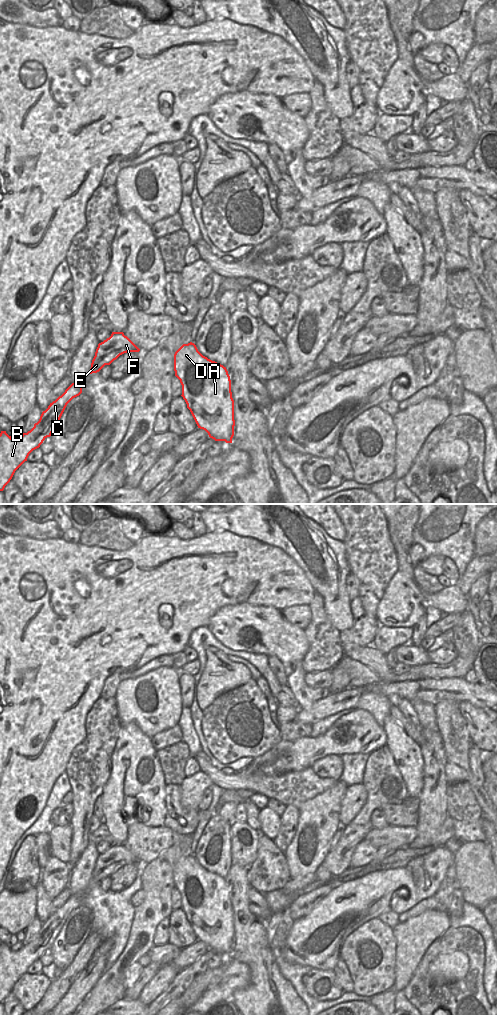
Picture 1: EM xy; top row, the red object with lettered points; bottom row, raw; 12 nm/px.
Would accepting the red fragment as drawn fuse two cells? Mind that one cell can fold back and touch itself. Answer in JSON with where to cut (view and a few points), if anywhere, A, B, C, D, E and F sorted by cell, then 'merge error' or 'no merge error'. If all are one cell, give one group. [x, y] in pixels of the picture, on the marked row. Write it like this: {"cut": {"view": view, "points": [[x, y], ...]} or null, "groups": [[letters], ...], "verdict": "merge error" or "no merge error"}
{"cut": null, "groups": [["A", "B", "C", "D", "E", "F"]], "verdict": "no merge error"}

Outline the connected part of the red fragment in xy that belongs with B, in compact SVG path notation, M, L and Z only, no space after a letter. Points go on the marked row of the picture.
M72 383L65 392L42 412L40 419L27 433L12 439L6 431L0 433L0 491L12 479L15 471L25 462L29 454L50 437L67 404L82 393L82 385Z

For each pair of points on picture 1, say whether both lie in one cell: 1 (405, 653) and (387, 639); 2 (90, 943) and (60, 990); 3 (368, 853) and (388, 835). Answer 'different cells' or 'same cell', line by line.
1: different cells
2: same cell
3: different cells

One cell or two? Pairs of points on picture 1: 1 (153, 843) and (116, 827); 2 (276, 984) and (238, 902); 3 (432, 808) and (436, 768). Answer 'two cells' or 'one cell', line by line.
1: two cells
2: one cell
3: one cell

